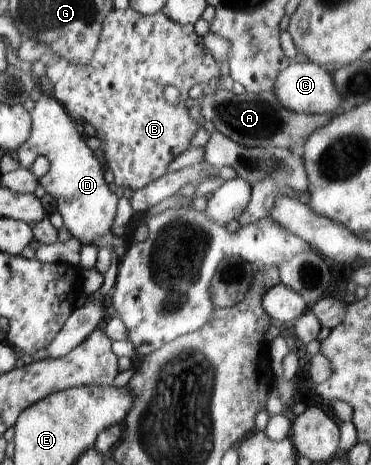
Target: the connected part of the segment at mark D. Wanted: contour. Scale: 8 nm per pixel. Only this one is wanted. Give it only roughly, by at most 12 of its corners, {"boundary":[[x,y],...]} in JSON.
{"boundary":[[40,96],[17,149],[82,245],[112,231],[119,199],[56,98]]}

